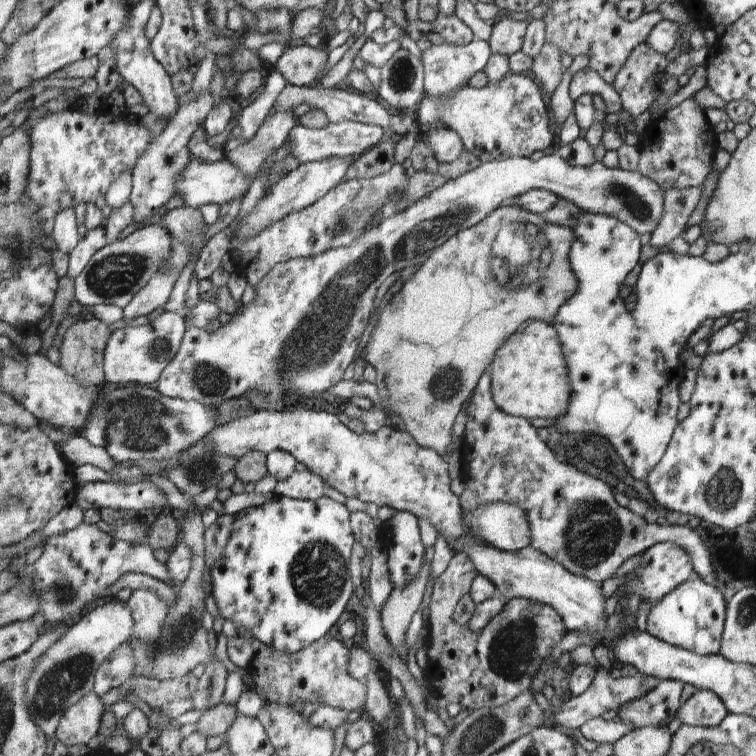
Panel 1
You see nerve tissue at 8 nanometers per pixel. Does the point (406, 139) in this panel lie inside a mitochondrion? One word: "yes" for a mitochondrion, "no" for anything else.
no

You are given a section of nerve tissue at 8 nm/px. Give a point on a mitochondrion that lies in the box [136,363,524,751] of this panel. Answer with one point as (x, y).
(318, 573)

